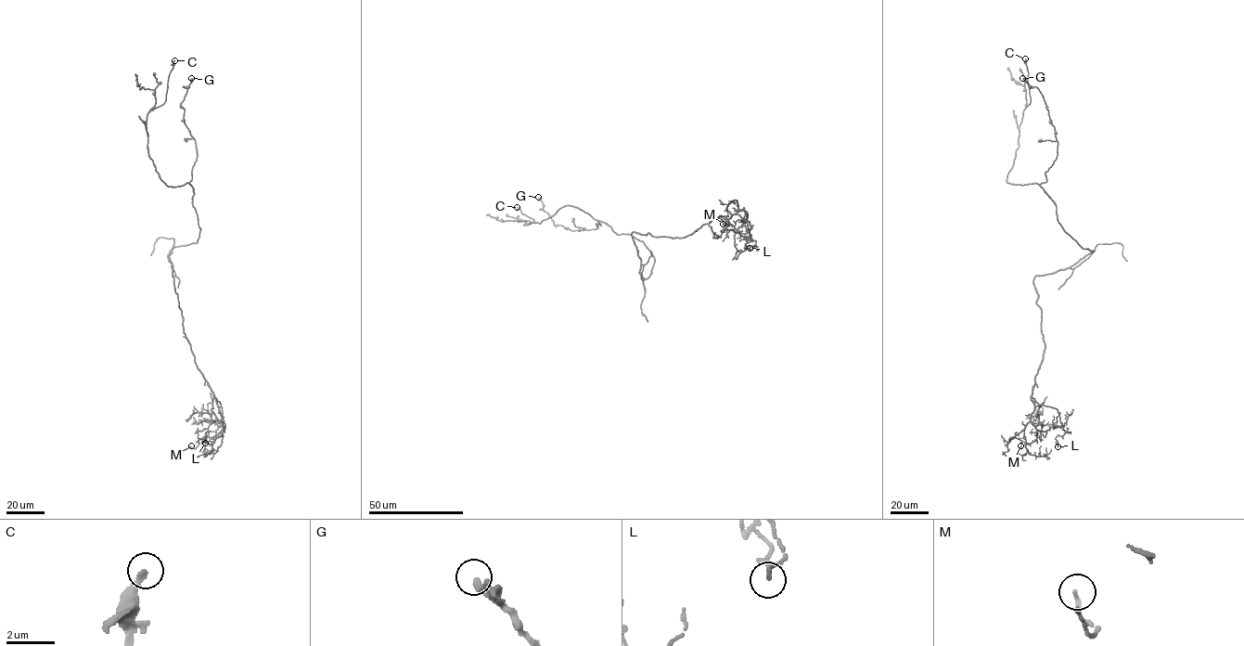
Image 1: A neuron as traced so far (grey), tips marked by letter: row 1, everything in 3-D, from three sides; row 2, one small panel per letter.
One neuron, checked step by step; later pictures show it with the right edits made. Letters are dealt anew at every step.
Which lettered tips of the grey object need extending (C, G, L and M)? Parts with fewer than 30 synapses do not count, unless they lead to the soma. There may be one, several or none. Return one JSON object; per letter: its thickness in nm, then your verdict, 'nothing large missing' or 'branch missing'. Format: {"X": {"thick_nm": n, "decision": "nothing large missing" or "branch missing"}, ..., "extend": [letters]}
{"C": {"thick_nm": 260, "decision": "branch missing"}, "G": {"thick_nm": 320, "decision": "nothing large missing"}, "L": {"thick_nm": 140, "decision": "nothing large missing"}, "M": {"thick_nm": 130, "decision": "nothing large missing"}, "extend": ["C"]}

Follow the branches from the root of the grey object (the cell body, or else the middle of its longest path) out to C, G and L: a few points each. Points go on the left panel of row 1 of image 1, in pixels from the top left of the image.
C: (173, 249), (196, 243), (200, 230), (192, 187), (168, 186), (147, 151), (147, 116), (165, 102), (174, 60)
G: (173, 249), (196, 243), (200, 230), (189, 184), (196, 160), (196, 141), (180, 105), (191, 78)
L: (173, 249), (169, 256), (184, 332), (198, 368), (222, 412), (221, 424), (215, 431), (207, 431), (205, 443)

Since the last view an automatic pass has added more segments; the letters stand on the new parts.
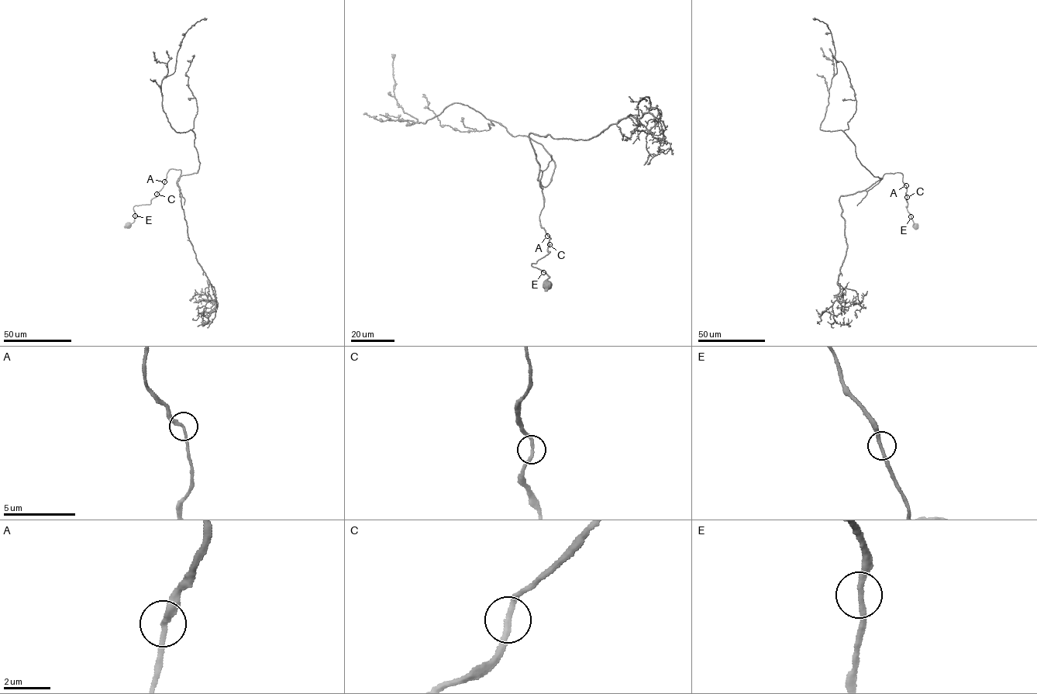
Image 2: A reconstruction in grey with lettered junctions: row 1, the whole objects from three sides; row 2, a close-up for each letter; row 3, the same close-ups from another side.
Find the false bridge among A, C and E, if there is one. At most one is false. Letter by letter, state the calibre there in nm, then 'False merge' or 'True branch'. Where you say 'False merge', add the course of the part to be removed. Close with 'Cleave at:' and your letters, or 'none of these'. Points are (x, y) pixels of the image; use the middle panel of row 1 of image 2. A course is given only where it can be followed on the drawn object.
A: Thickness 220 nm. True branch
C: Thickness 200 nm. True branch
E: Thickness 220 nm. True branch
Cleave at: none of these

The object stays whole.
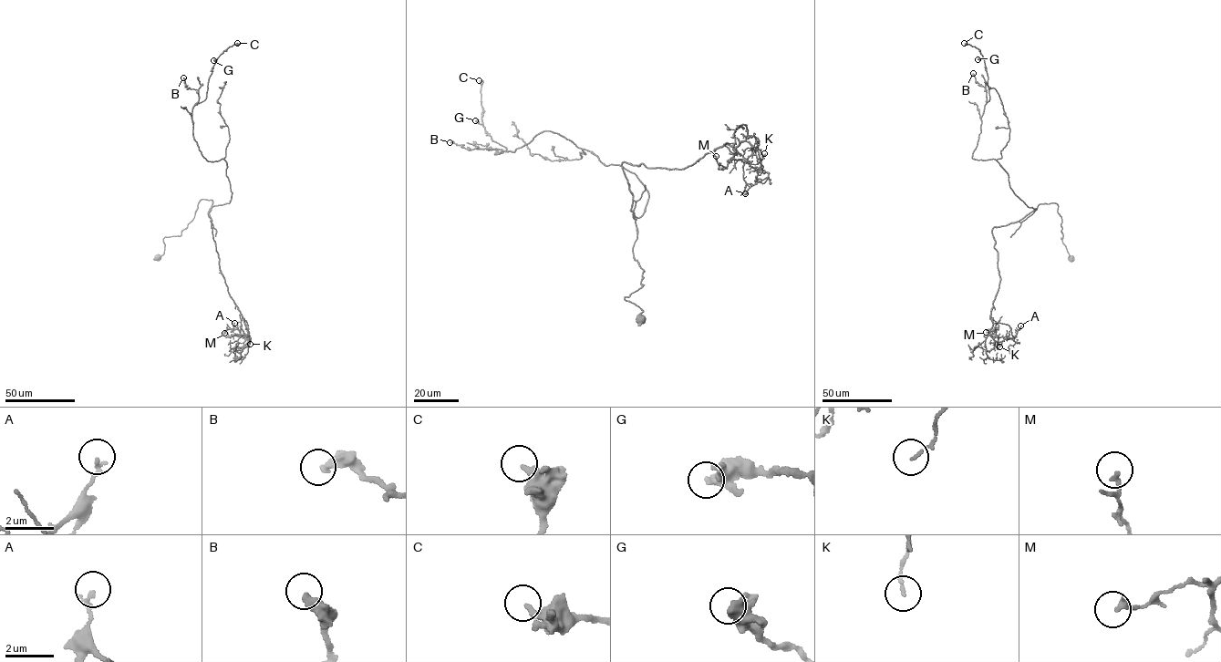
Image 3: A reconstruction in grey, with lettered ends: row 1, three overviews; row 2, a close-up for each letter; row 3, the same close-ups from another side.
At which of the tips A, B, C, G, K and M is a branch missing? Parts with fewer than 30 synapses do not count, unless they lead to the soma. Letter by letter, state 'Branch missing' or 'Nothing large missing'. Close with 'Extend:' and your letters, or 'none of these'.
A: Nothing large missing
B: Nothing large missing
C: Nothing large missing
G: Nothing large missing
K: Nothing large missing
M: Nothing large missing
Extend: none of these

